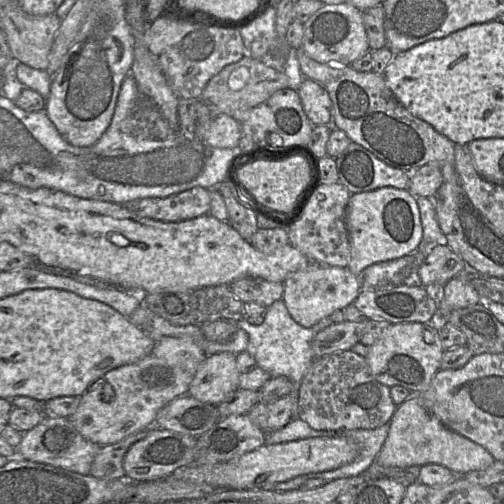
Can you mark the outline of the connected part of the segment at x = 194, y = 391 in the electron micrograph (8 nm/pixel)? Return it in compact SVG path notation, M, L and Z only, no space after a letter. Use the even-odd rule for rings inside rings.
M220 352L198 366L187 394L203 403L218 405L239 389L236 355Z

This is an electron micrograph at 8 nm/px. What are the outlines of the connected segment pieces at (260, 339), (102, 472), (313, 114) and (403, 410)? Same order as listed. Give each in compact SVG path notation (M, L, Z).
M283 299L267 307L261 325L252 325L245 319L237 322L237 326L248 334L246 351L255 359L257 366L271 377L286 376L293 383L293 389L289 394L292 399L292 420L298 419L298 394L301 381L314 361L311 342L318 332L331 324L333 322L330 317L326 317L312 327L301 326L291 317Z
M156 427L144 429L115 444L101 446L92 462L90 476L103 480L125 478L125 471L123 468L125 454L134 443L145 438L153 429L156 429Z
M306 78L297 91L304 112L314 126L333 124L333 104L327 90L321 84Z
M411 392L410 397L397 406L389 421L389 432L375 464L399 469L416 469L427 464L439 464L455 475L464 476L494 463L495 459L484 447L452 431L427 410L419 394Z

